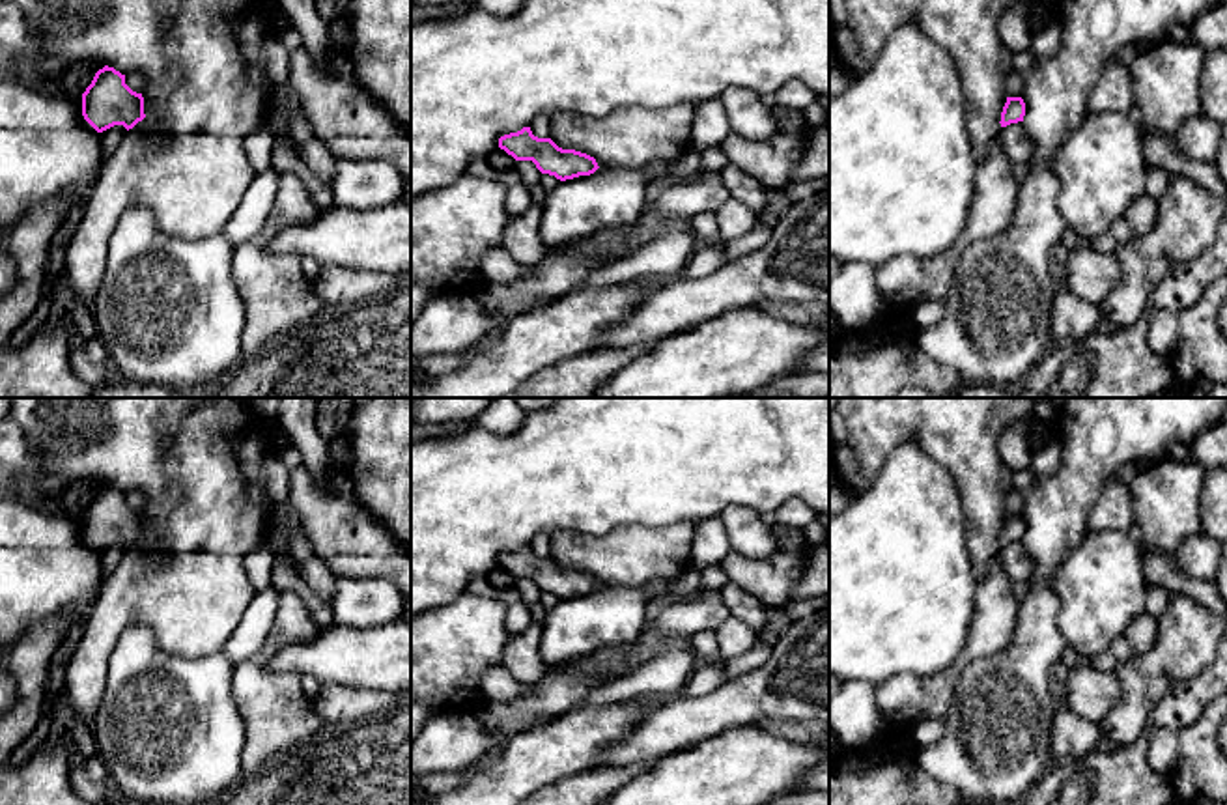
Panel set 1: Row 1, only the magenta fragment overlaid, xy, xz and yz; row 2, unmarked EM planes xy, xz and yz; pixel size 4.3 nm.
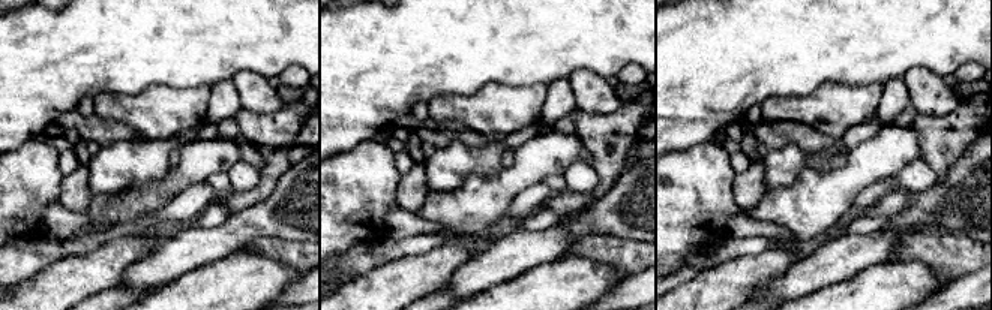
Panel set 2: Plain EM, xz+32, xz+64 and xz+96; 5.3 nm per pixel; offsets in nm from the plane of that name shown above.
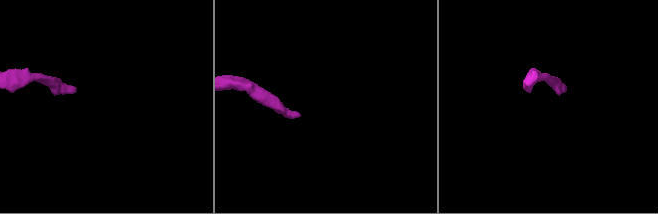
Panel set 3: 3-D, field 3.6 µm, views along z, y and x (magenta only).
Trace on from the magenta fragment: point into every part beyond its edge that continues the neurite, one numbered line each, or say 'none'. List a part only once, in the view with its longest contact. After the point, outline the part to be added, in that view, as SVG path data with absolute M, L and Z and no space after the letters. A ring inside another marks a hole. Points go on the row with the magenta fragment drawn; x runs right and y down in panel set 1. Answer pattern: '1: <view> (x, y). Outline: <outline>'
1: yz (1018, 144). Outline: M1023 121L1001 129L1001 144L1012 162L1029 162L1035 153L1035 140Z

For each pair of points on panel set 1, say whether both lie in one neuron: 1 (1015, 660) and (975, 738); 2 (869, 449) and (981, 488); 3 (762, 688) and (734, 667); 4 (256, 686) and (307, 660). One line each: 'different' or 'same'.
1: same
2: same
3: different
4: different

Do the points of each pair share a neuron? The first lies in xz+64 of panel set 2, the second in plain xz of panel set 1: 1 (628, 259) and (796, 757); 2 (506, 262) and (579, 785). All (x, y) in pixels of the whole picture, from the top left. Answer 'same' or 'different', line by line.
1: different
2: different

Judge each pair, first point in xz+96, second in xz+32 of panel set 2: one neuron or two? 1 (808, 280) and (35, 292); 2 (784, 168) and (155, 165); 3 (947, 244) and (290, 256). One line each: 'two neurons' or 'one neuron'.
1: two neurons
2: one neuron
3: one neuron

